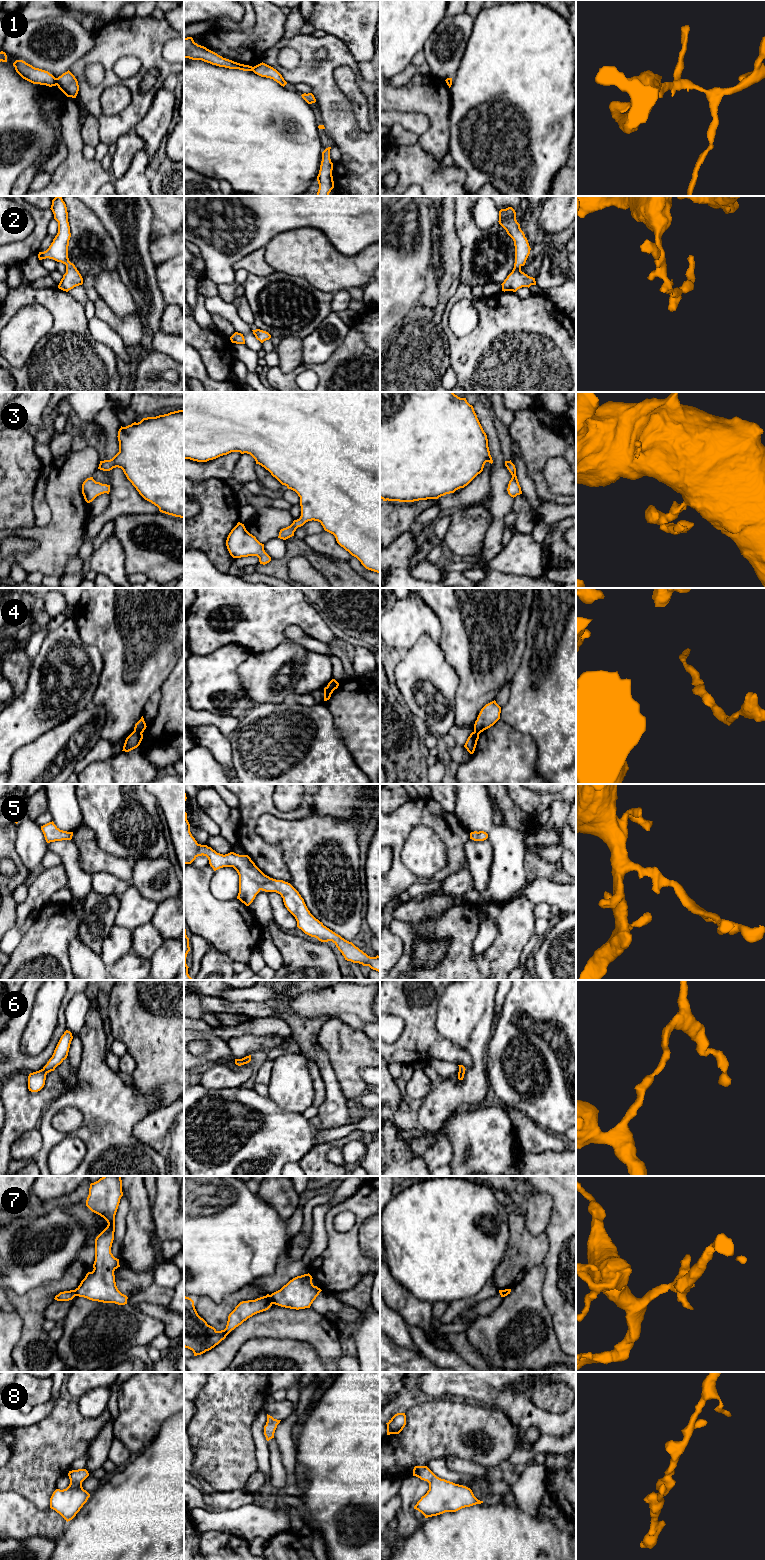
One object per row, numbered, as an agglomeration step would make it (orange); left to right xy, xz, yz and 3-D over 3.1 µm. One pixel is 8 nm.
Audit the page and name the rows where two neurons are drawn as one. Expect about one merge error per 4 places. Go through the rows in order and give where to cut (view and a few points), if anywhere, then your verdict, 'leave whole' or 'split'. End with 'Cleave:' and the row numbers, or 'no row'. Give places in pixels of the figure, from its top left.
1: cut xy (55, 78), (56, 84); split
2: cut none; leave whole
3: cut none; leave whole
4: cut xy (134, 730), (141, 733); split
5: cut none; leave whole
6: cut none; leave whole
7: cut xz (269, 1295), (273, 1303); split
8: cut none; leave whole
Cleave: 1, 4, 7

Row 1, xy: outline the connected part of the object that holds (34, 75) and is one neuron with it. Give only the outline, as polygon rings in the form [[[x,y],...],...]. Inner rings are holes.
[[[16,60],[13,66],[23,79],[33,84],[46,85],[49,87],[56,86],[56,78],[48,71],[35,68],[23,60]]]

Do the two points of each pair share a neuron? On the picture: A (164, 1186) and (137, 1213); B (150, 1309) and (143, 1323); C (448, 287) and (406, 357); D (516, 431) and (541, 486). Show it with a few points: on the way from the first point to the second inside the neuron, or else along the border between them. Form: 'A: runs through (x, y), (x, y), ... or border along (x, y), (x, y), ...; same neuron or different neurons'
A: border along (152, 1208), (155, 1231); different neurons
B: border along (136, 1308), (158, 1318), (163, 1323), (165, 1330); different neurons
C: runs through (440, 304), (437, 311), (421, 327), (420, 340); same neuron
D: runs through (530, 445), (535, 450), (535, 472); same neuron

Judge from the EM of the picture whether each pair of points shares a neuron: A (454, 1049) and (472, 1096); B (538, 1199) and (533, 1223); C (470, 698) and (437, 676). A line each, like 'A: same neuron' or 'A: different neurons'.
A: different neurons
B: same neuron
C: different neurons

